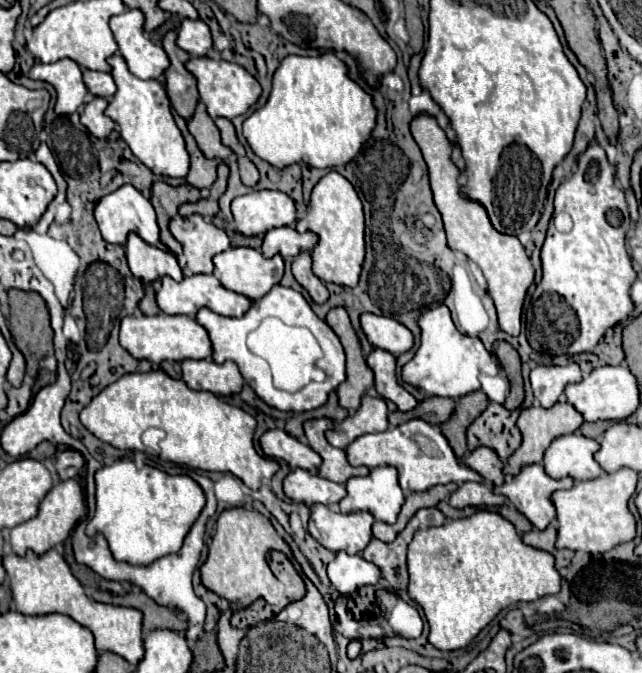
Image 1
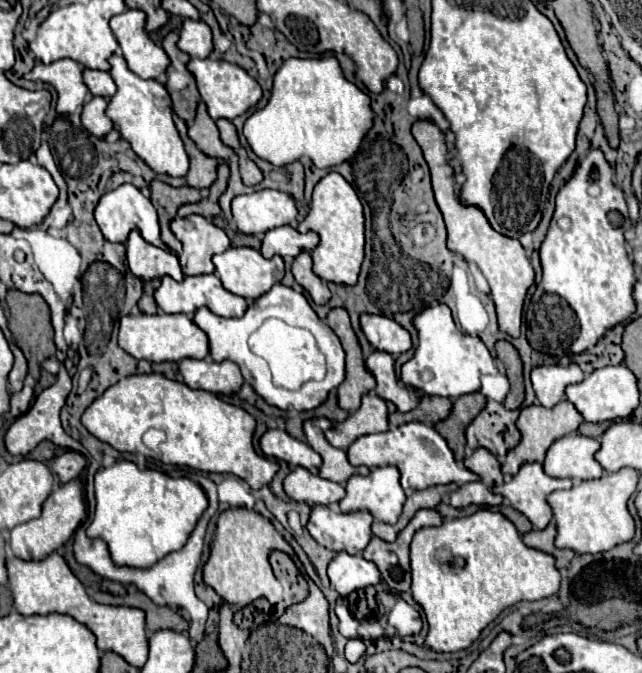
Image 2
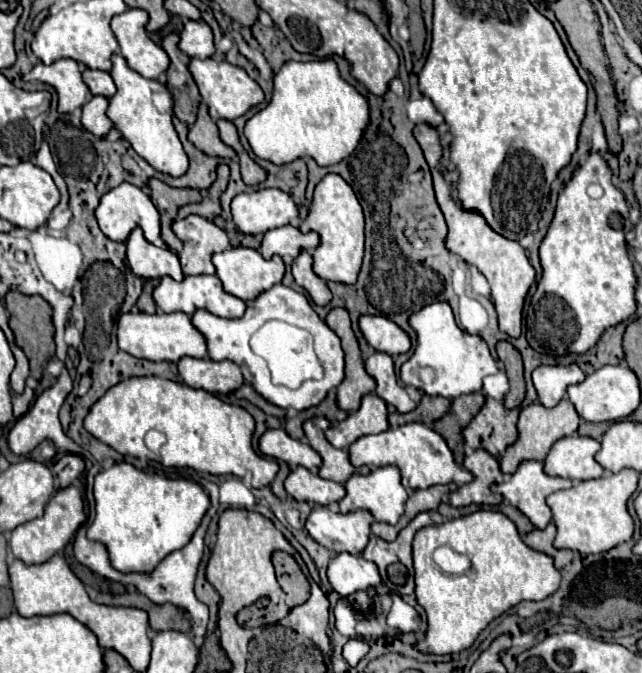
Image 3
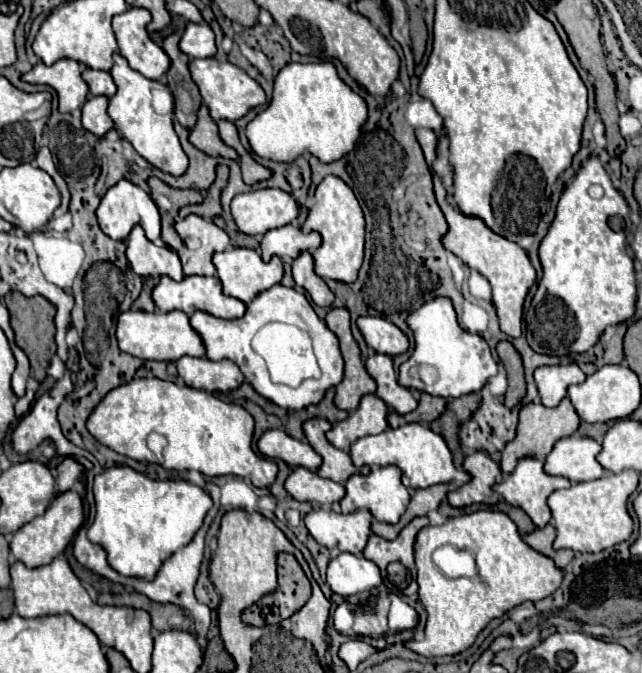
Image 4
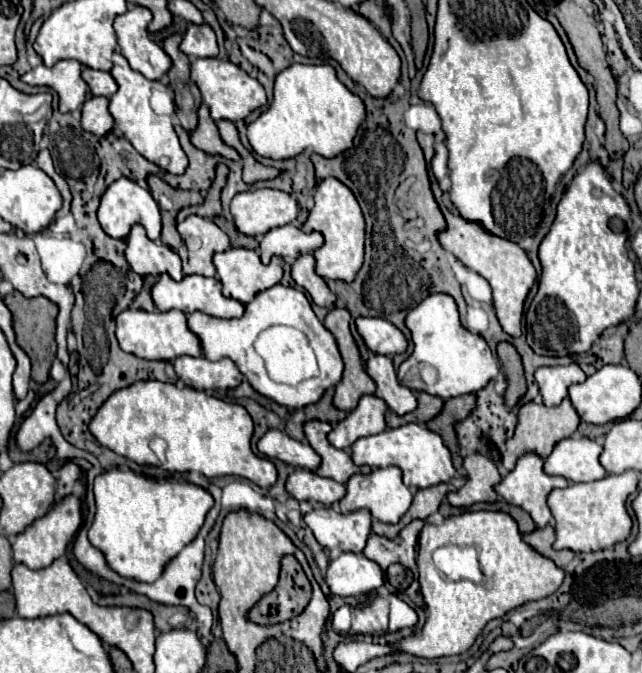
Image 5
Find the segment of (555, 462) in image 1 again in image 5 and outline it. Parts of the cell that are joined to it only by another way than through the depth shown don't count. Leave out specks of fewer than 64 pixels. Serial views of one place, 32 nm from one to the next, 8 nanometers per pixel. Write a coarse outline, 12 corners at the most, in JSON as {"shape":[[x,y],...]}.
{"shape":[[584,436],[560,440],[544,472],[570,482],[600,480],[602,446]]}

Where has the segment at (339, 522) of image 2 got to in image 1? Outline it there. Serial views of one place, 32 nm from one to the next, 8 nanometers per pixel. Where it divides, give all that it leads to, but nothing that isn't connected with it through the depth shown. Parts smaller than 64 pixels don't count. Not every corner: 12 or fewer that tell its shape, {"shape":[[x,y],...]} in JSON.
{"shape":[[312,506],[308,532],[328,550],[360,554],[372,540],[370,512]]}

